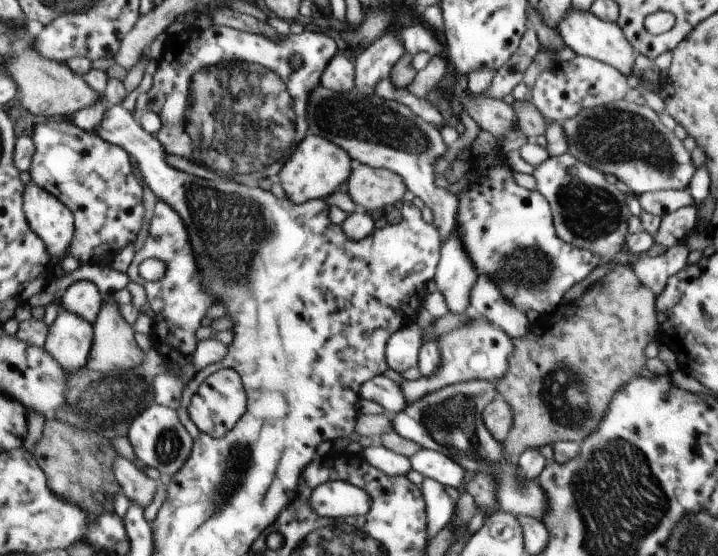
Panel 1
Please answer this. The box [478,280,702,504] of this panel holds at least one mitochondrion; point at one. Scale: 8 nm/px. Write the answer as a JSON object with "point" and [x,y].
{"point":[555,379]}

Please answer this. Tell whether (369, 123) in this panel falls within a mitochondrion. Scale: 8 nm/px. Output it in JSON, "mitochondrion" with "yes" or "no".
{"mitochondrion":"yes"}

